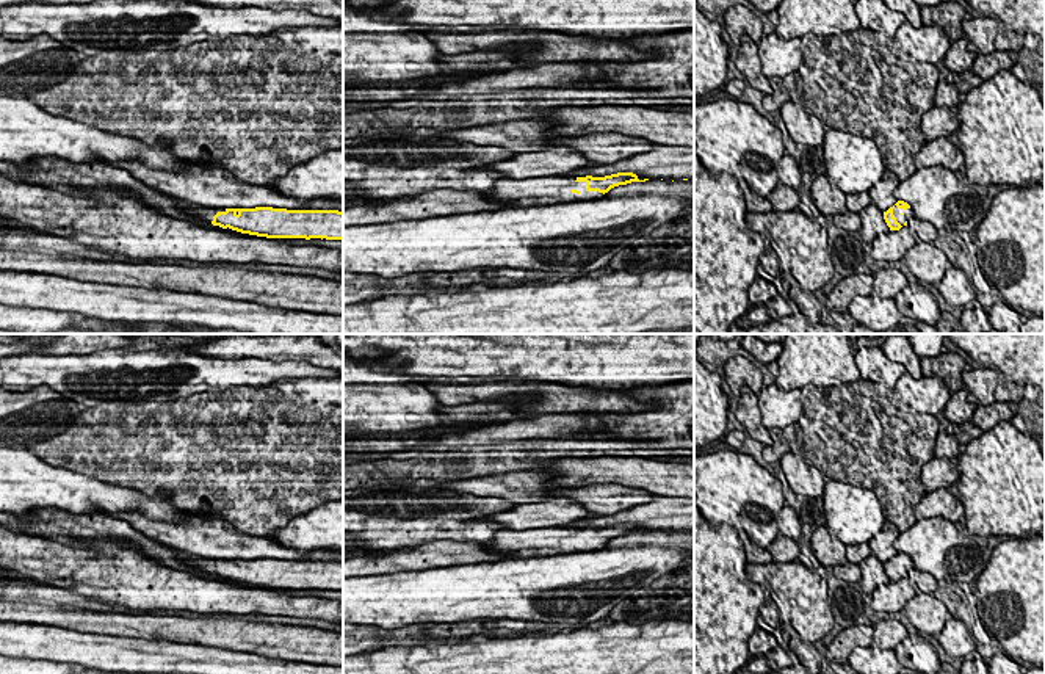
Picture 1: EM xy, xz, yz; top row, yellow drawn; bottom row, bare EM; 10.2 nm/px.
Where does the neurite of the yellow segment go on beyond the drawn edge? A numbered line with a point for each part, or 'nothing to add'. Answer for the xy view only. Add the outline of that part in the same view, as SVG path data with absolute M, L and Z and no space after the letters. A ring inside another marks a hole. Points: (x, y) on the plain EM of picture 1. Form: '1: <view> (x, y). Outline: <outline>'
1: xy (198, 563). Outline: M174 550L172 556L177 561L183 563L186 567L197 571L197 572L202 572L202 574L212 574L213 567L218 563L226 563L226 560L205 558L205 556L188 553L183 550Z

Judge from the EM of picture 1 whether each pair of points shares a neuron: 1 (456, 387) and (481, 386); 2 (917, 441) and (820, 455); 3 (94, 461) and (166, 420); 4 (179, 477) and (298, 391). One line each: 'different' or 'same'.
1: same
2: same
3: same
4: different

